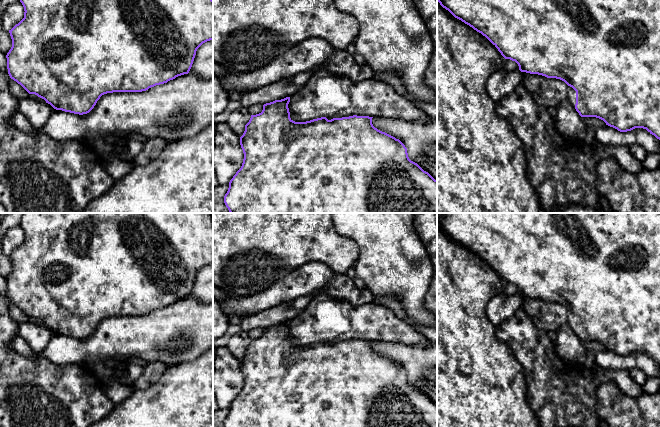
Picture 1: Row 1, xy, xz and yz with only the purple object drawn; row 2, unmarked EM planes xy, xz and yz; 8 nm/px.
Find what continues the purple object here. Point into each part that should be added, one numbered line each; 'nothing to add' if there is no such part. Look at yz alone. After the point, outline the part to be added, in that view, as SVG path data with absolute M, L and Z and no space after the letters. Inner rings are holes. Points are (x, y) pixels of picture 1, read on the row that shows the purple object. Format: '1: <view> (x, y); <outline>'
1: yz (571, 97); M568 86L568 96L567 99L571 102L571 104L573 105L573 107L575 108L575 104L576 104L576 91Z

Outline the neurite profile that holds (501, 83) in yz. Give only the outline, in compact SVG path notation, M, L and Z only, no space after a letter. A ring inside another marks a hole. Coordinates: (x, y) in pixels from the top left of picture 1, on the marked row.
M498 70L492 73L487 80L487 92L492 100L497 103L511 94L522 83L522 72L518 70Z

